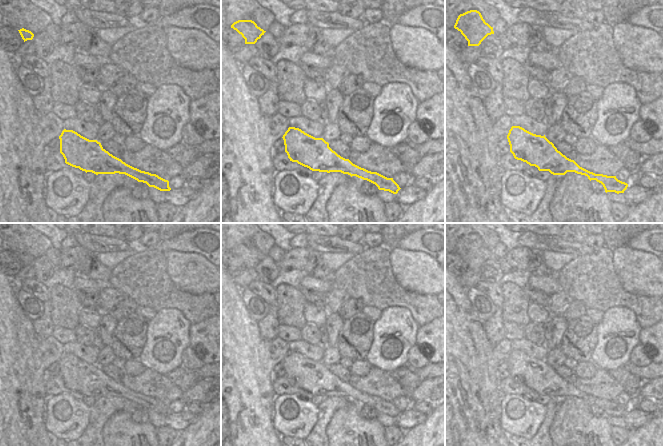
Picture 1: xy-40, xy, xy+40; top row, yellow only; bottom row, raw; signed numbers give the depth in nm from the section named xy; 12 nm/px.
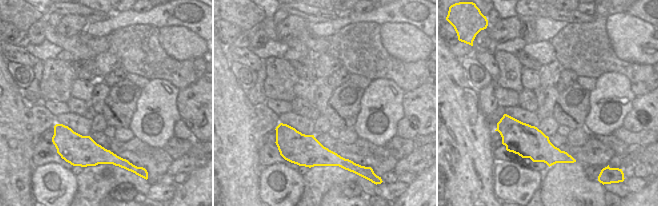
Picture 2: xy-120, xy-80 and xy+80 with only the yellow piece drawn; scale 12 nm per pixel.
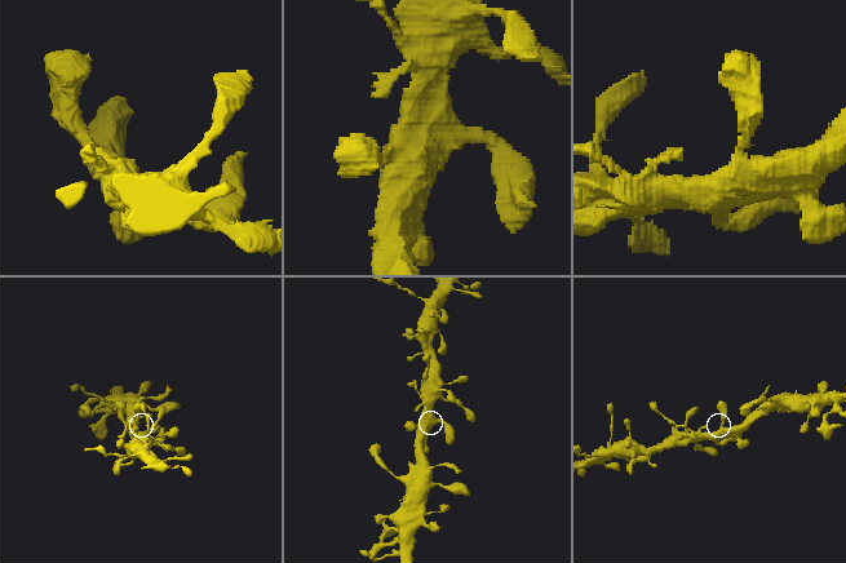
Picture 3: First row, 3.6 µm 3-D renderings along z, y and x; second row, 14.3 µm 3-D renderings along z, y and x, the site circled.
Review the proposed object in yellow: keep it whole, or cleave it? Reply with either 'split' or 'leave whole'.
leave whole

